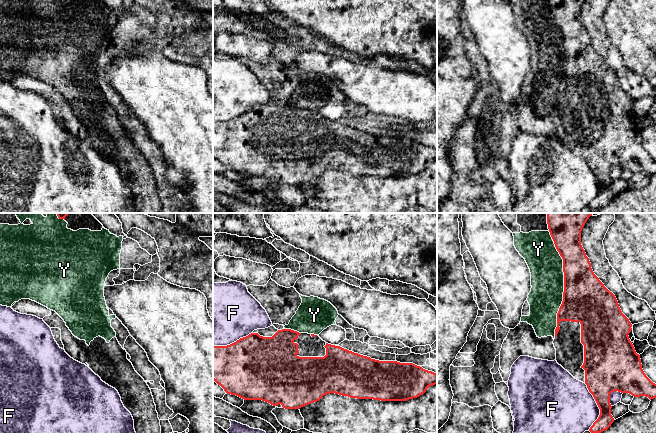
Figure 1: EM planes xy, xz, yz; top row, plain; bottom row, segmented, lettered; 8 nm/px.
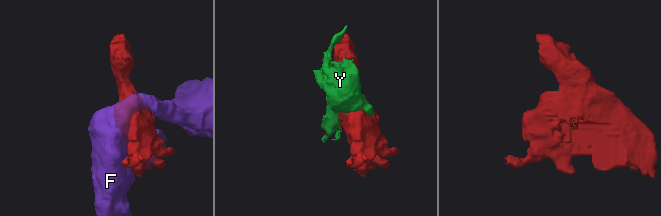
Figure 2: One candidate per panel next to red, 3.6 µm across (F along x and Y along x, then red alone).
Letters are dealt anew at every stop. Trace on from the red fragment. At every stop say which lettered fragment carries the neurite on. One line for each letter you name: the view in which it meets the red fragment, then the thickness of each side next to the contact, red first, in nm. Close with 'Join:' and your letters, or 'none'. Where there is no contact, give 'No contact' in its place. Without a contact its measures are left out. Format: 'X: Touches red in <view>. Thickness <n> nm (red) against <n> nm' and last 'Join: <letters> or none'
Join: none

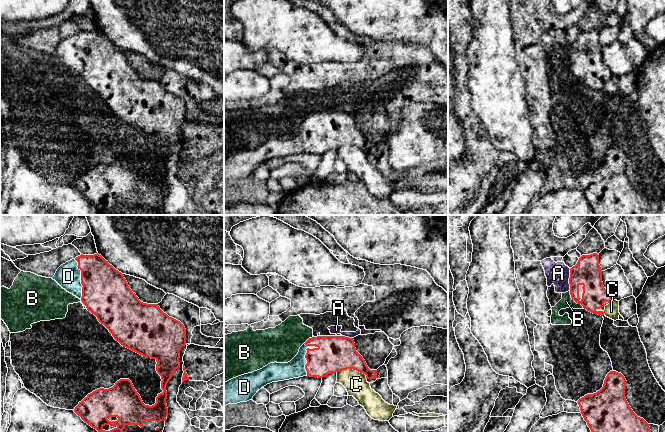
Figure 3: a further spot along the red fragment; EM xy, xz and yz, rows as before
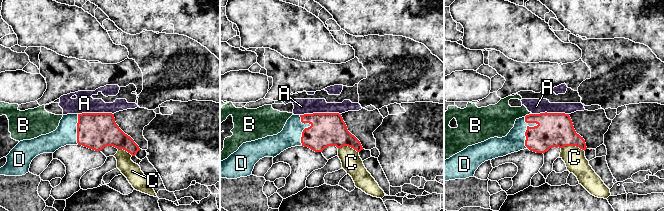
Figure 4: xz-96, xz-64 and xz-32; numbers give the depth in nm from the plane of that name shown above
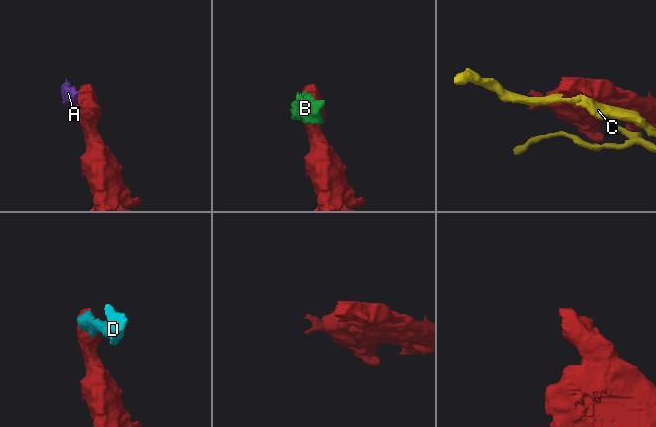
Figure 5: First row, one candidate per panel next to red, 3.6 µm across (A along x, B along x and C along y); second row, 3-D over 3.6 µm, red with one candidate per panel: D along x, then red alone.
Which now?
D: Touches red in xz. Thickness 280 nm (red) against 150 nm
Join: D

